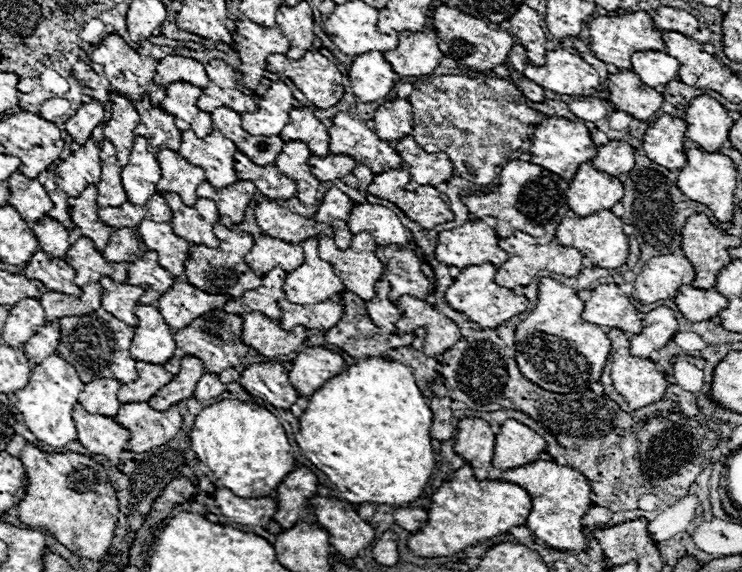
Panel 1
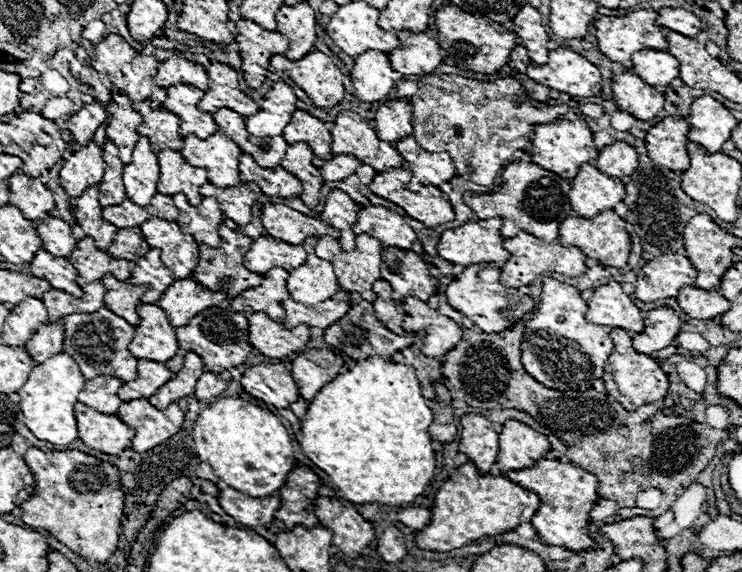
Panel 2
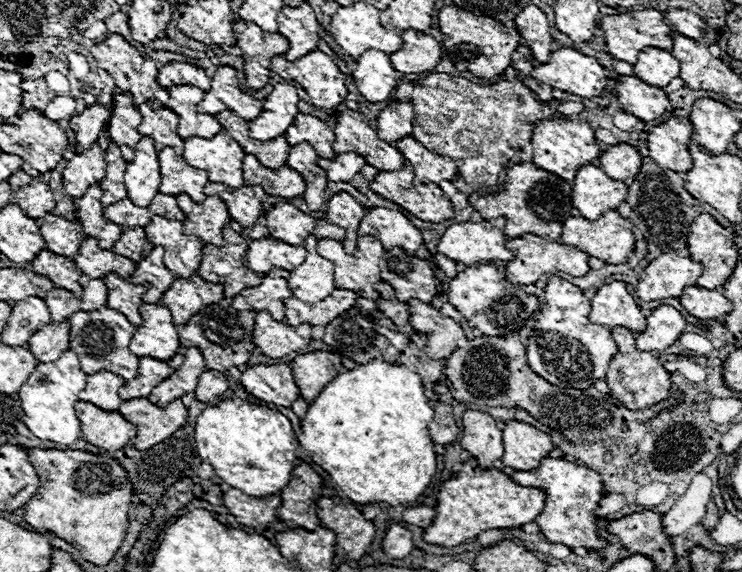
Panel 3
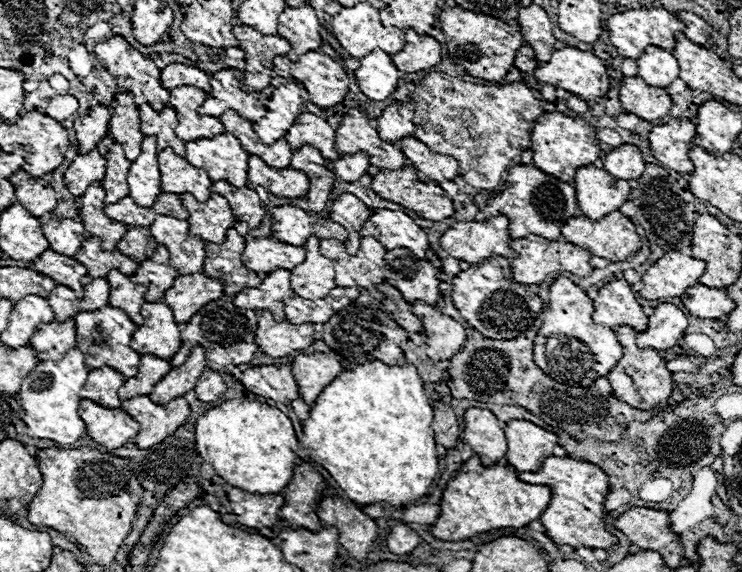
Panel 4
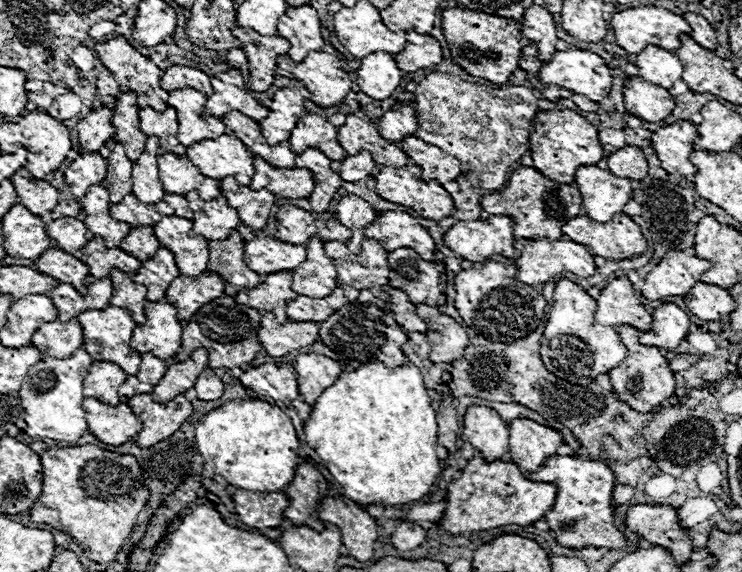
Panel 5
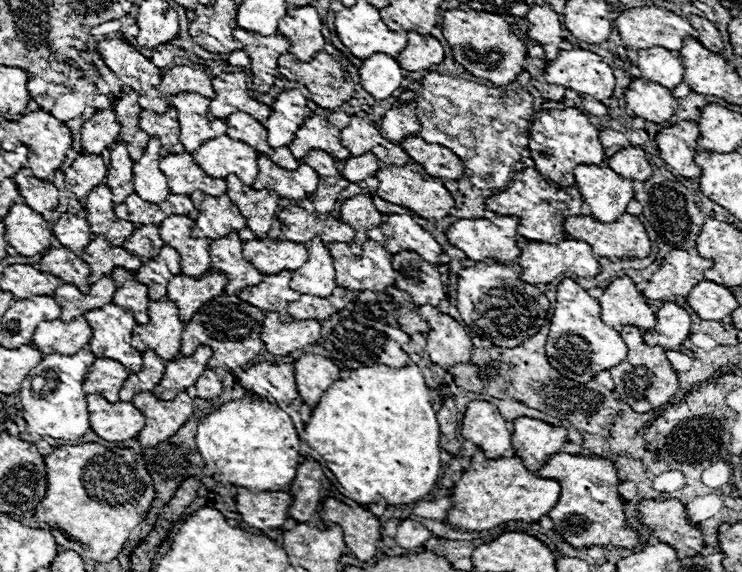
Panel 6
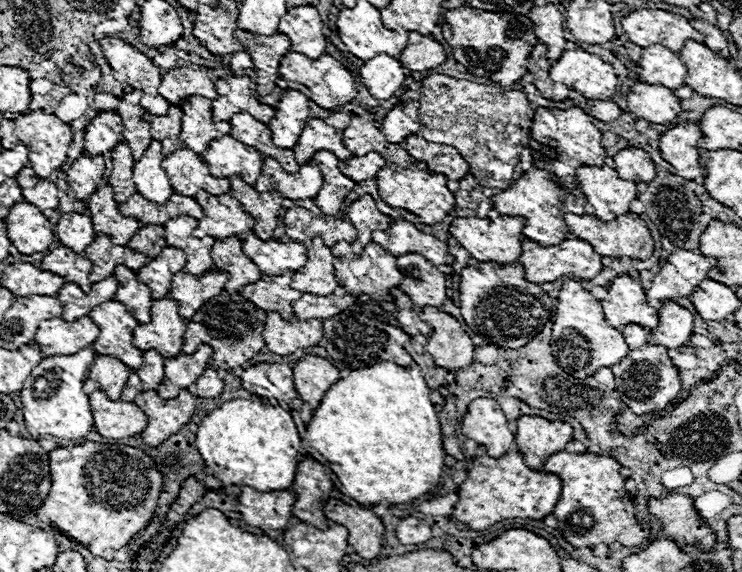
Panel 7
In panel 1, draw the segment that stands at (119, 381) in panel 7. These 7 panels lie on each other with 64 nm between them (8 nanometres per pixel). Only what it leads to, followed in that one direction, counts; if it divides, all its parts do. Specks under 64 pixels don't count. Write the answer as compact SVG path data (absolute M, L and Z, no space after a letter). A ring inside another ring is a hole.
M98 378L84 386L78 402L88 408L88 412L100 412L102 416L116 416L120 402L116 398L120 382L114 378Z

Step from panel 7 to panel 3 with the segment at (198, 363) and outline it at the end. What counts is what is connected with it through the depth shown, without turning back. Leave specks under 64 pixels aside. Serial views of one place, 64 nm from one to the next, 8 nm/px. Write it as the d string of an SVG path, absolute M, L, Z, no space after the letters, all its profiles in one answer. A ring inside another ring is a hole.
M188 348L184 364L174 370L166 380L162 380L152 394L148 396L148 400L152 400L152 404L170 404L176 398L182 398L188 392L194 392L200 374L206 370L204 364L204 356L200 354L198 348Z

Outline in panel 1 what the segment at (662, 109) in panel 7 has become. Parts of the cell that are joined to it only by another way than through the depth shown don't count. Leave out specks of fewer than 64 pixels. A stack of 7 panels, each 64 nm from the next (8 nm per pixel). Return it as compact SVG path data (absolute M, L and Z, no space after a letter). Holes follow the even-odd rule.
M620 70L618 74L608 76L610 102L616 110L628 112L638 120L650 120L662 106L662 94L646 84L640 84L640 78L634 72Z

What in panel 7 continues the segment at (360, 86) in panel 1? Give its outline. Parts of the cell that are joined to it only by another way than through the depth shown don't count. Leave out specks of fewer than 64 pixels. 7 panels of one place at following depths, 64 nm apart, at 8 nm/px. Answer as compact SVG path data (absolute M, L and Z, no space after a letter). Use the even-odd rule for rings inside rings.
M376 54L374 58L364 62L364 66L360 68L360 78L376 100L390 100L406 80L406 70L398 58Z

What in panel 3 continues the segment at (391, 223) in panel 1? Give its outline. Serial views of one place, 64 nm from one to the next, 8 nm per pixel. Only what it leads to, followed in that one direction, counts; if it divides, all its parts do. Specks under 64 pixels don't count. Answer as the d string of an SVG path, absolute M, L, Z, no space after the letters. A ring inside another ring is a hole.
M370 208L360 222L358 236L374 236L386 250L398 246L414 256L424 246L422 232L402 212L386 208Z

